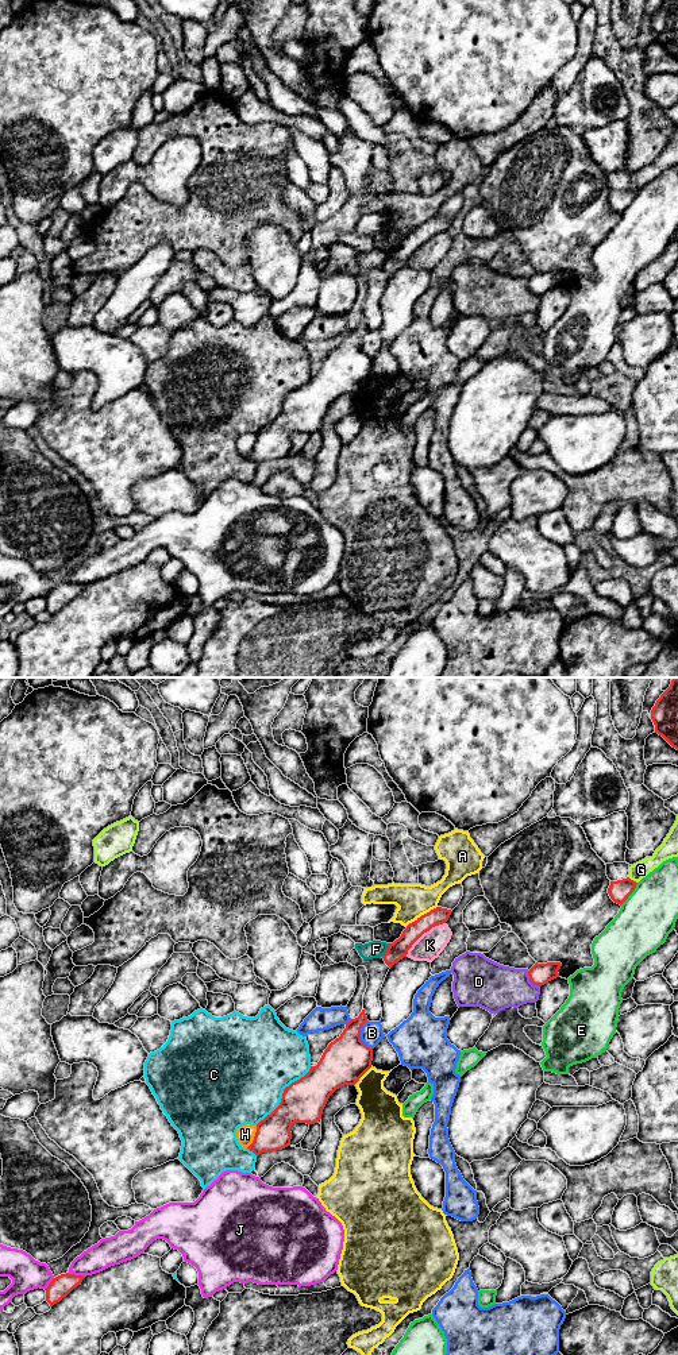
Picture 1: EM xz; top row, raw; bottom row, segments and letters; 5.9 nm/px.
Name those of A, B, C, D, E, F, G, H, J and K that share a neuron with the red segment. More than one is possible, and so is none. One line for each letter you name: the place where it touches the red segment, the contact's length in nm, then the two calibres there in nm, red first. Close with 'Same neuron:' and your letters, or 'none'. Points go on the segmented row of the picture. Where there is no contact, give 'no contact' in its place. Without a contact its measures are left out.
Same neuron: none

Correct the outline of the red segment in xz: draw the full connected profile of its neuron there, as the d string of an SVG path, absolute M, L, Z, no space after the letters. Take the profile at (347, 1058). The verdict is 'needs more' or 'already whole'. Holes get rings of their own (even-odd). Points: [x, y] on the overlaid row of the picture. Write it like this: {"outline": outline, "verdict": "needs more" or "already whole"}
{"outline": "M362 1010L328 1045L317 1065L284 1089L280 1105L257 1124L254 1140L247 1147L250 1151L258 1157L290 1146L294 1123L317 1123L330 1096L344 1085L355 1085L371 1068L373 1049L361 1041L366 1022Z", "verdict": "already whole"}

